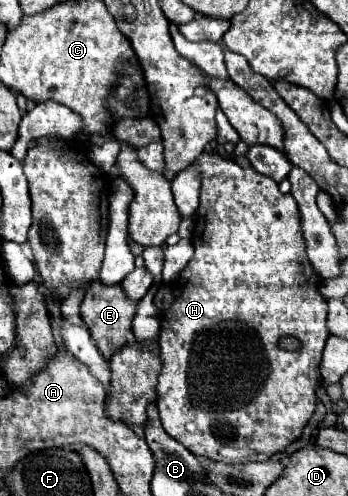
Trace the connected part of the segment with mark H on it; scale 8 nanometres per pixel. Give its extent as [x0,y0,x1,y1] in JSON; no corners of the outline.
[157,154,329,462]

